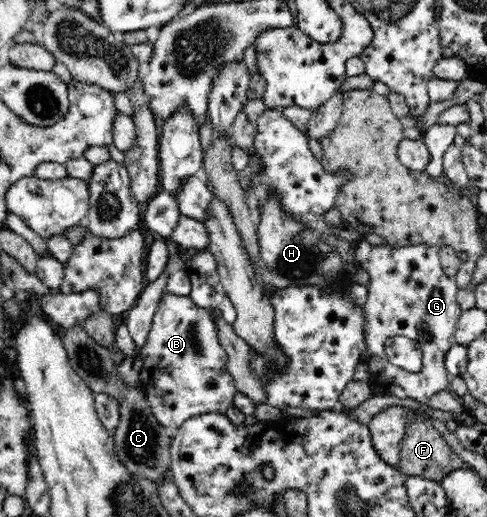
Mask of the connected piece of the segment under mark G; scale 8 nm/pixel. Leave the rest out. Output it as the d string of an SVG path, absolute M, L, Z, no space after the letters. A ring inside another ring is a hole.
M365 236L354 242L355 262L357 267L367 270L370 282L367 302L363 306L367 315L365 333L367 333L367 351L363 362L368 367L371 384L379 384L385 388L385 392L394 394L399 398L413 398L417 402L428 404L429 399L437 392L450 388L451 376L444 364L447 352L455 345L455 334L459 319L462 315L461 307L457 302L457 282L454 278L445 275L440 263L439 247L427 244L415 244L415 246L403 248L391 248L386 243L380 246L371 246ZM392 336L405 336L415 343L422 351L422 366L417 372L409 372L389 363L385 352L385 340Z

